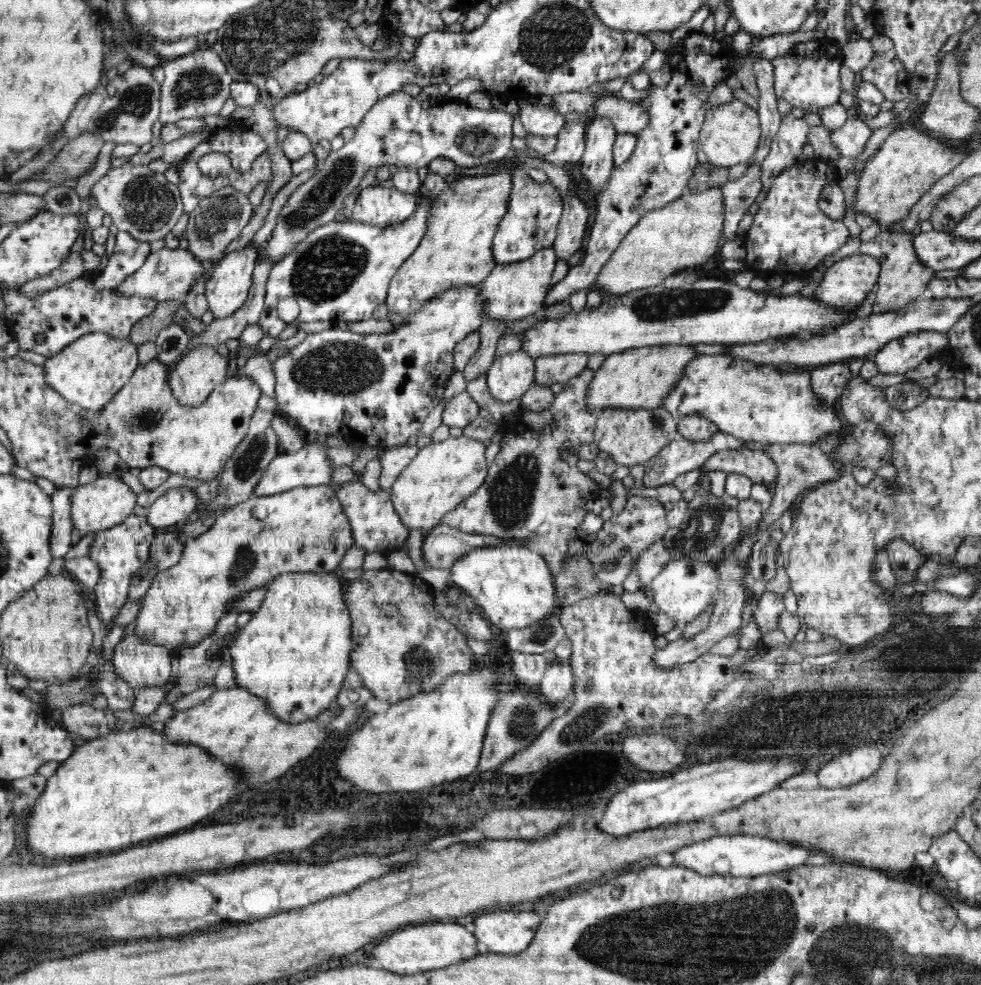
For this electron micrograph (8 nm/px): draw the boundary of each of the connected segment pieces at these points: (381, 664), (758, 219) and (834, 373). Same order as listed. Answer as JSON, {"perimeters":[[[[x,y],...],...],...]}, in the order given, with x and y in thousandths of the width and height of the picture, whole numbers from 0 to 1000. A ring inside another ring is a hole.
{"perimeters":[[[[400,577],[371,580],[364,588],[353,590],[350,611],[358,629],[359,680],[367,686],[383,709],[399,716],[415,708],[444,701],[459,686],[470,682],[477,684],[486,678],[489,668],[477,657],[475,647],[460,631],[442,618],[443,598],[426,583],[403,580]]],[[[829,163],[829,169],[830,183],[832,183],[830,187],[824,185],[828,179],[822,178],[822,175],[825,174],[826,176],[825,165],[823,169],[821,168],[820,177],[818,177],[818,171],[810,166],[805,171],[797,173],[789,181],[788,185],[782,189],[784,194],[781,196],[778,205],[771,212],[766,231],[760,237],[759,251],[761,259],[757,262],[757,268],[766,276],[824,277],[832,270],[838,268],[841,262],[862,248],[866,240],[864,231],[859,225],[852,225],[845,219],[842,219],[834,207],[838,190],[844,186],[852,186],[851,170],[846,169],[841,163]]],[[[859,368],[828,373],[826,394],[833,404],[837,404],[843,410],[848,410],[854,406],[869,383],[864,371]]]]}

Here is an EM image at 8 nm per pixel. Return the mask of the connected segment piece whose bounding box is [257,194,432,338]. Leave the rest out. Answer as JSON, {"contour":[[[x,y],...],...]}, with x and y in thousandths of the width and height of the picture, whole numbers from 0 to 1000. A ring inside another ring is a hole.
{"contour":[[[428,197],[422,215],[410,226],[402,226],[396,229],[386,230],[375,226],[357,223],[338,224],[330,229],[320,231],[310,246],[306,246],[294,260],[290,260],[285,266],[277,269],[271,280],[271,301],[268,313],[263,325],[263,331],[268,339],[281,343],[295,330],[302,332],[308,328],[336,326],[347,330],[376,325],[381,315],[393,307],[396,294],[400,282],[408,272],[409,268],[416,262],[432,242],[434,225],[440,213],[438,199]],[[293,303],[300,303],[306,310],[306,320],[297,329],[292,329],[283,322],[283,308]]]}

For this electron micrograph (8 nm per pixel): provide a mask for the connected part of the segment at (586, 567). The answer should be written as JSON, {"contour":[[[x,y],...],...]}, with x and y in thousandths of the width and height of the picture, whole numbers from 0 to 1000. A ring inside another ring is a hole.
{"contour":[[[595,561],[583,563],[573,575],[573,581],[565,586],[567,609],[573,617],[614,601],[621,603],[626,596],[607,587],[611,576],[601,575]]]}

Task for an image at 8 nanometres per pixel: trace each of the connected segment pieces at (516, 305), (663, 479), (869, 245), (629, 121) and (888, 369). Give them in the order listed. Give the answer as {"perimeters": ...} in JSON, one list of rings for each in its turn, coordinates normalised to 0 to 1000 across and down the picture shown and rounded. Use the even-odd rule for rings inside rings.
{"perimeters":[[[[561,250],[548,254],[544,260],[536,264],[524,268],[506,269],[489,287],[489,299],[495,304],[494,324],[516,328],[518,332],[523,327],[547,319],[555,313],[557,301],[561,296],[561,286],[567,267],[567,257],[564,250]]],[[[734,438],[722,449],[705,449],[697,444],[687,446],[659,469],[654,489],[661,495],[685,492],[690,483],[714,476],[724,463],[735,457],[760,456],[758,449]]],[[[900,231],[899,236],[886,246],[878,247],[878,258],[886,258],[896,264],[898,273],[895,282],[895,294],[890,299],[892,318],[907,318],[922,314],[934,303],[945,297],[945,290],[951,284],[953,275],[942,270],[932,256],[932,236],[909,236]]],[[[630,95],[610,98],[603,107],[602,120],[619,120],[629,136],[648,136],[661,124],[660,114],[648,103],[640,103]]],[[[937,335],[907,345],[887,363],[899,380],[923,380],[938,372],[938,368],[964,355],[968,355],[966,339]]]]}

